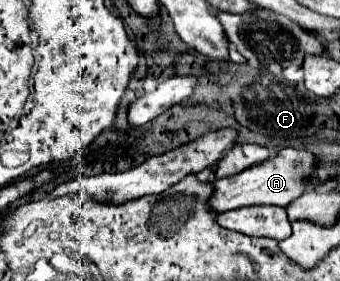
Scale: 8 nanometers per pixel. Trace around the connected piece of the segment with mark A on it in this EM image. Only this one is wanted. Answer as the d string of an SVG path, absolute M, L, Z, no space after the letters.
M281 148L273 158L245 168L241 174L215 180L215 192L209 200L211 210L217 212L227 212L233 208L241 206L253 206L253 204L277 204L277 206L287 206L293 202L299 194L305 192L307 182L305 176L311 174L317 168L317 156L311 152L295 152L295 148Z

